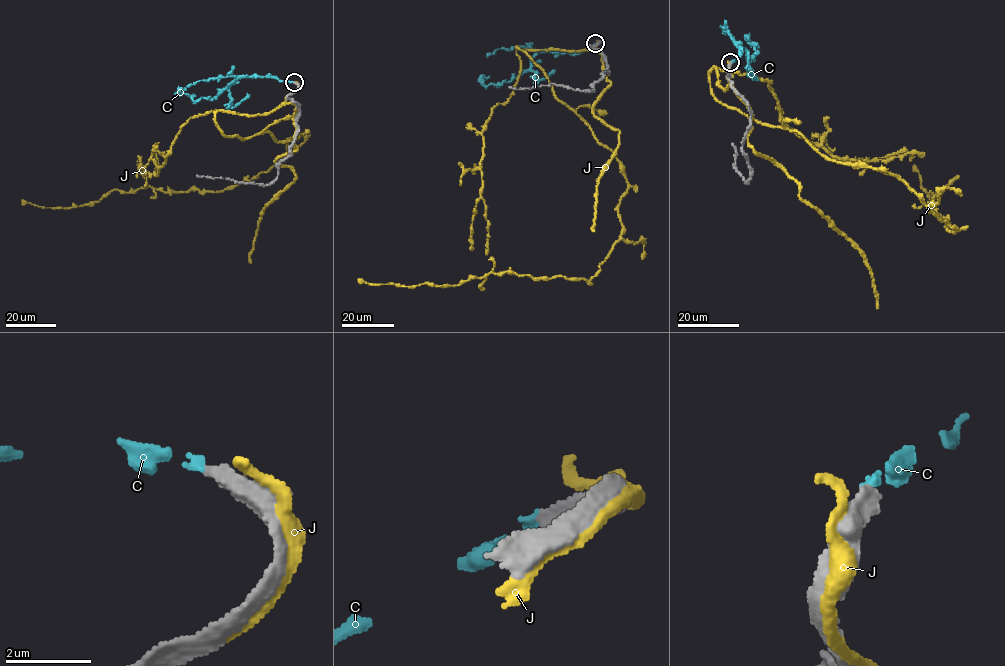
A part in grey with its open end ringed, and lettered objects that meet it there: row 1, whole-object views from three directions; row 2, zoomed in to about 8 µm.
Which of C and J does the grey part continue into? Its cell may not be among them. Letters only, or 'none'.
C

